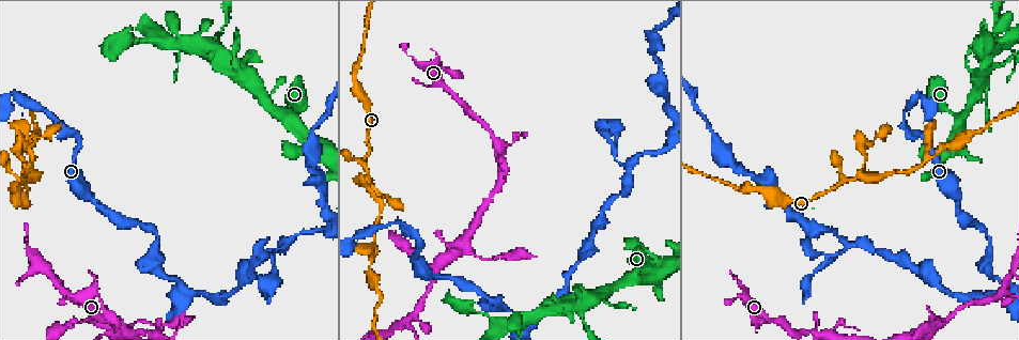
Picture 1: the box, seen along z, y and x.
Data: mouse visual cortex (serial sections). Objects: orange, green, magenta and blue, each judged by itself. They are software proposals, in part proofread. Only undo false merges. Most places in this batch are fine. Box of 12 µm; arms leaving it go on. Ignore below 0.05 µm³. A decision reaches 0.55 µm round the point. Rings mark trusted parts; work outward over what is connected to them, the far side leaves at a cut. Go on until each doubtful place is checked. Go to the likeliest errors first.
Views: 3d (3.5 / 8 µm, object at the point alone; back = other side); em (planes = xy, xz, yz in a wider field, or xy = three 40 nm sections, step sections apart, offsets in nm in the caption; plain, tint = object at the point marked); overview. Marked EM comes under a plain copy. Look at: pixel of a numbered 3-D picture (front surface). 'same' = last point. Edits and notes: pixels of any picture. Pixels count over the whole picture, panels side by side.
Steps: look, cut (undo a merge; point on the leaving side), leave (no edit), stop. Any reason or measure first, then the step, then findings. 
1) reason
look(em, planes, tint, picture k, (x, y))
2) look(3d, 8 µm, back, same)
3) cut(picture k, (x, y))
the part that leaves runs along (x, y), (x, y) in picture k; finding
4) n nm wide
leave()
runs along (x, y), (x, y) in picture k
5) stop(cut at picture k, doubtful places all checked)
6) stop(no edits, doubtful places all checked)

abrupt turn
look(3d, 8 µm, picture 1, (617, 150))

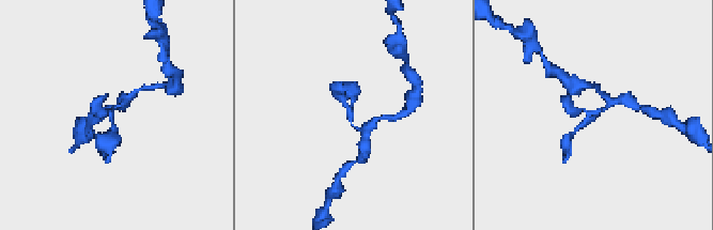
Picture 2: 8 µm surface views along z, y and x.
3 arms; arms of 150, 150, 250 nm
look(em, xy, step 2, tint, picture 2, (352, 112))

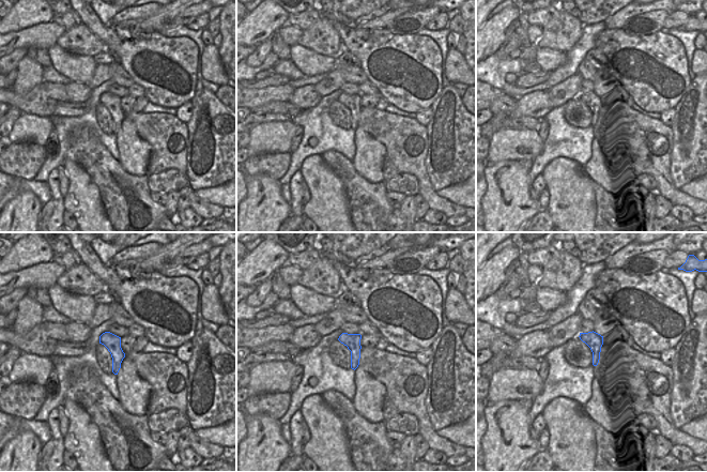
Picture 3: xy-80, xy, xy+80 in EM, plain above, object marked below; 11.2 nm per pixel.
leave()
runs along (614, 101), (593, 113), (571, 135) in picture 2; one cell here

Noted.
arms part here
look(3d, 3.5 µm, back, picture 1, (856, 176))

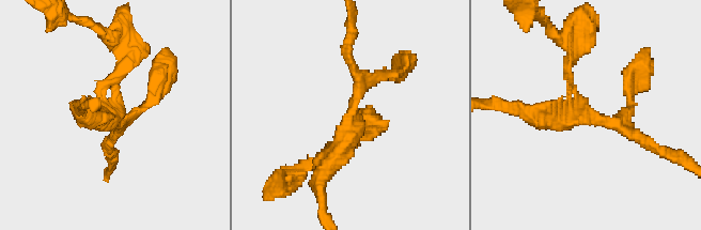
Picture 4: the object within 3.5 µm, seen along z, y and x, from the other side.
3 arms; arms of 150, 150, 300 nm; need the tissue
look(em, xy, step 2, tint, picture 4, (113, 114))

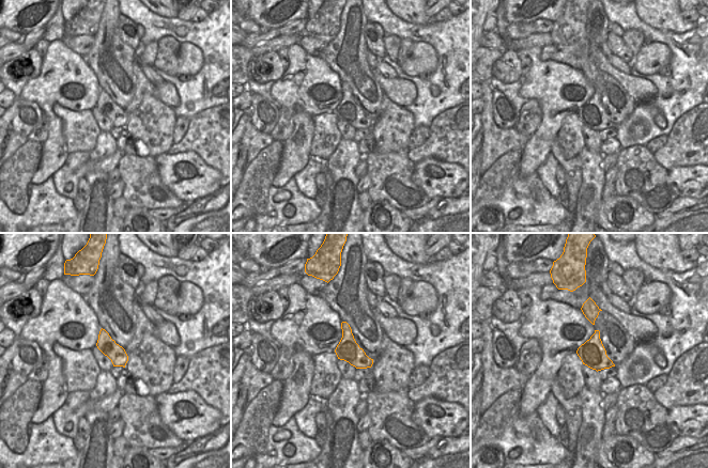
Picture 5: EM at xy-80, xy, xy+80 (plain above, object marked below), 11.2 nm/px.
another direction
look(em, planes, tint, same)

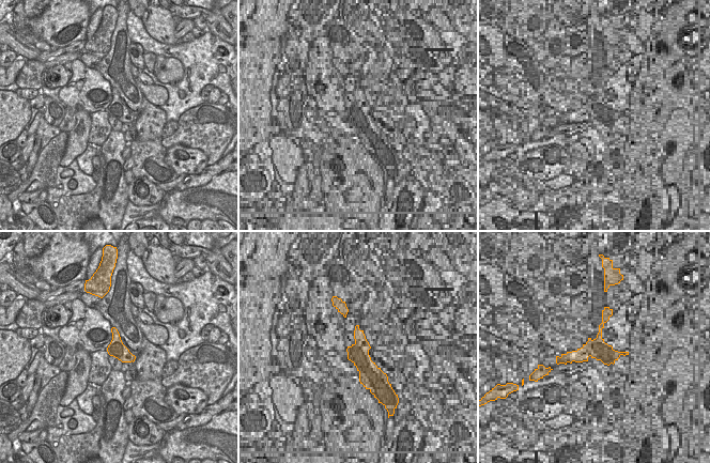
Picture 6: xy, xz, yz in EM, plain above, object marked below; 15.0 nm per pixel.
240 nm wide
leave()
runs along (647, 141), (591, 114), (526, 111) in picture 4; all the same cell

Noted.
look(3d, 3.5 µm, picture 1, (1002, 292))

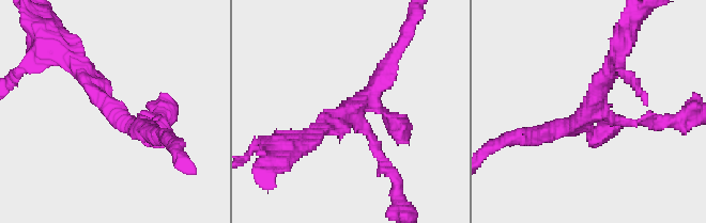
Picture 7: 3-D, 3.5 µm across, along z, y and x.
shape alone is not enough
look(em, xy, step 2, tint, picture 7, (591, 108))

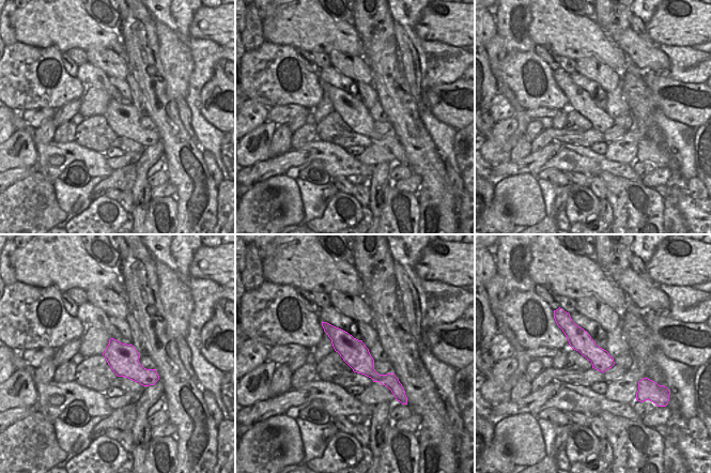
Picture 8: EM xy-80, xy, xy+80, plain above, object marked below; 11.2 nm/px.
leave()
one cell here

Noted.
stop(no edits, doubtful places all checked)

